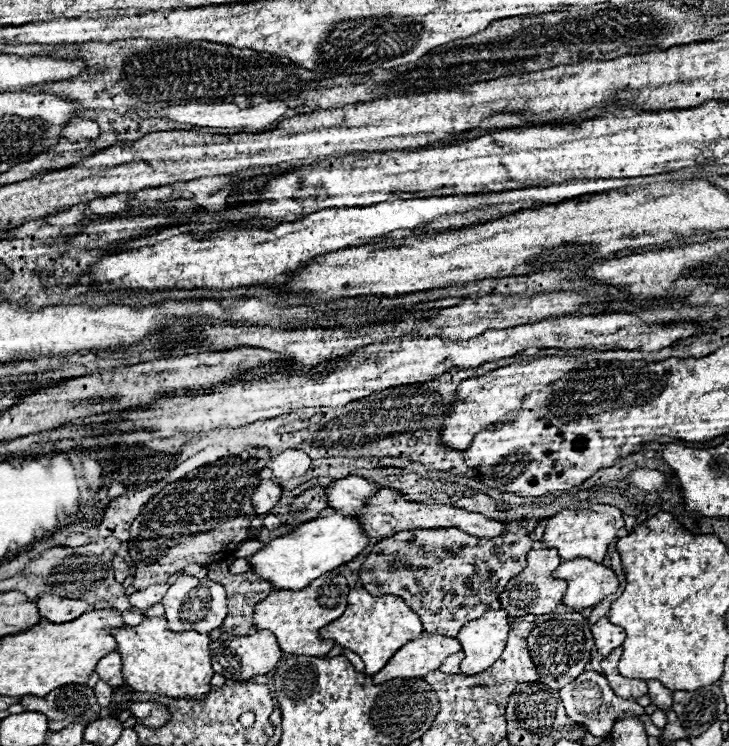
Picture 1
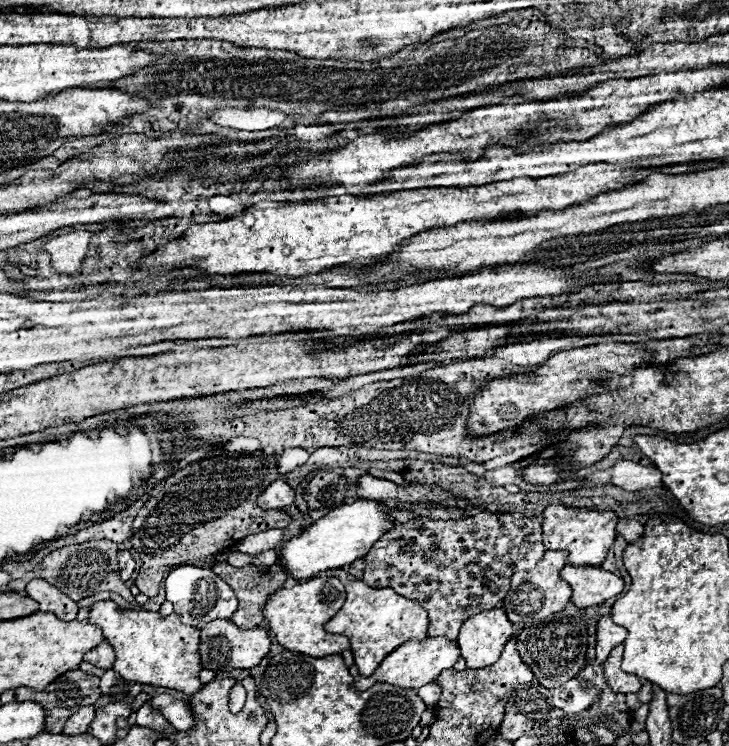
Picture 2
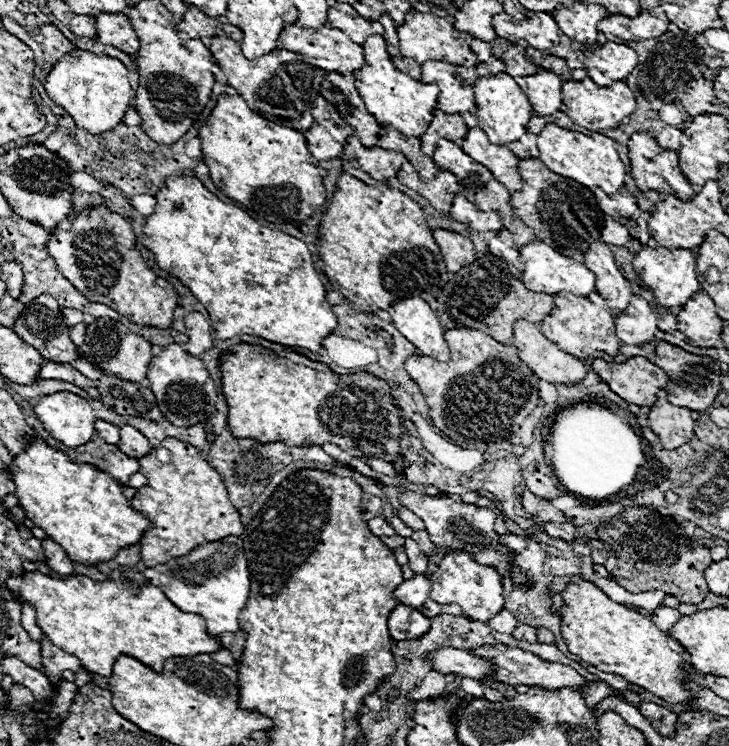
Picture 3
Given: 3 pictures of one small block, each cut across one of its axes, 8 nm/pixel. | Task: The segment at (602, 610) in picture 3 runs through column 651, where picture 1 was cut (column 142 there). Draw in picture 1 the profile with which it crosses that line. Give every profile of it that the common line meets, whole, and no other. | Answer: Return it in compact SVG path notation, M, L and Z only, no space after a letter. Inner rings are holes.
M144 618L138 626L110 630L122 654L124 682L136 692L154 692L172 698L198 698L210 690L210 638L200 632L172 632L164 618Z

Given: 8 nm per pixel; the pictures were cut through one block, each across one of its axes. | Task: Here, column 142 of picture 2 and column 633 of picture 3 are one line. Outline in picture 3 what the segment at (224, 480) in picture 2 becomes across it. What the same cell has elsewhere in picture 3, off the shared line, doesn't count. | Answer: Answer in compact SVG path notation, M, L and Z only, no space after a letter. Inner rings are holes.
M626 508L616 522L602 522L596 538L616 548L604 562L604 568L632 594L644 590L662 590L674 594L684 604L700 604L708 594L704 570L712 564L710 550L686 536L684 528L672 518L660 516L654 508Z

